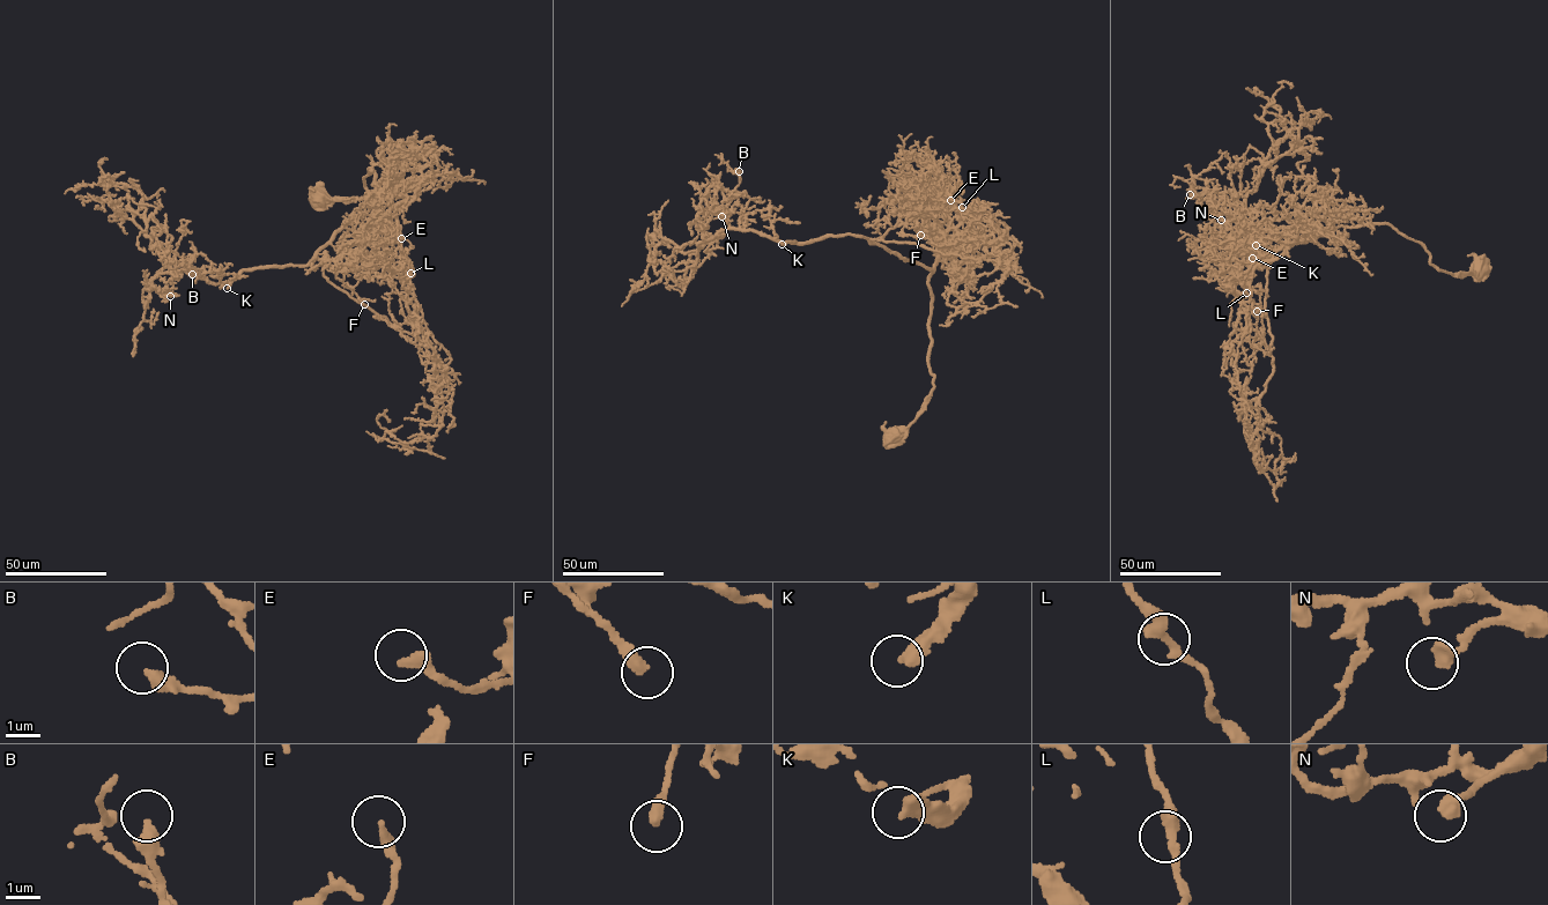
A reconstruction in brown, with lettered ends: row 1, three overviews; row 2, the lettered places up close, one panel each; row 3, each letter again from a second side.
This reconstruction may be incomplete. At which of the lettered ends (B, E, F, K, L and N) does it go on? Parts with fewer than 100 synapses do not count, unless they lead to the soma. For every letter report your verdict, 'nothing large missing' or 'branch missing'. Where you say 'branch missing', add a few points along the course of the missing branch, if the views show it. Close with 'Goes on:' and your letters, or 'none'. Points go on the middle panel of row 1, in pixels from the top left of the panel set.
B: nothing large missing
E: nothing large missing
F: nothing large missing
K: branch missing | (782, 244), (734, 266), (723, 260), (687, 271), (713, 280), (750, 323), (787, 334)
L: nothing large missing
N: nothing large missing
Goes on: K

